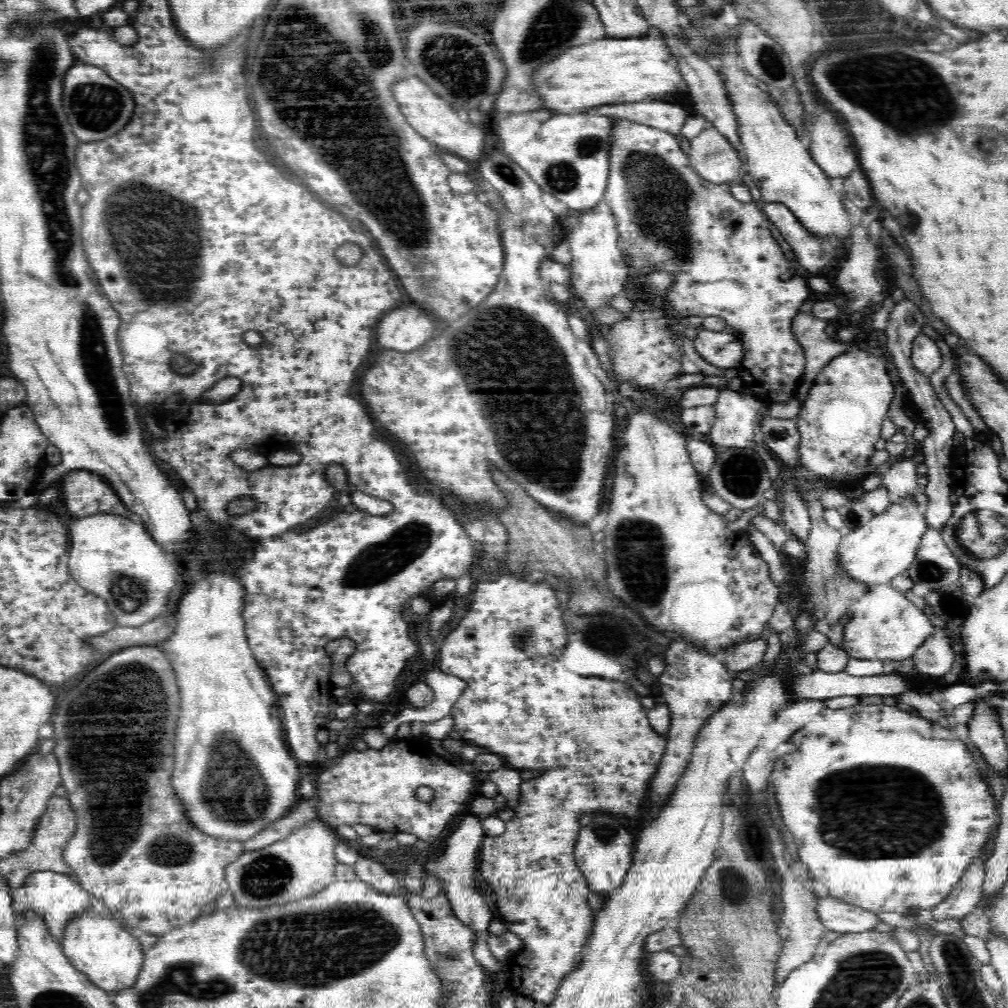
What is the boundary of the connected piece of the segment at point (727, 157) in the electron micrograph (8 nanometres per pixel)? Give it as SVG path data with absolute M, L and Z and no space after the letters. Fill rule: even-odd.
M708 128L689 141L690 164L703 179L714 184L731 184L739 180L744 159L718 130Z

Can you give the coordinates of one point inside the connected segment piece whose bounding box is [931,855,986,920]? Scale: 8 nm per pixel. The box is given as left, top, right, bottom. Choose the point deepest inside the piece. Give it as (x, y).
(963, 899)

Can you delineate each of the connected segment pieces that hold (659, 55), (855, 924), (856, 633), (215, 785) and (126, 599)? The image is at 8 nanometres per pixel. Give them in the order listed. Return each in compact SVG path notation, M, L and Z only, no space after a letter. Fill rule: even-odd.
M651 26L646 36L614 38L606 36L604 40L588 42L584 46L566 50L560 58L550 62L546 68L536 70L533 76L532 86L537 90L540 102L550 111L562 114L572 114L583 111L586 108L600 106L600 104L622 104L622 102L640 102L640 100L663 100L667 95L676 93L682 82L682 74L678 68L676 58L670 52L670 47L660 33L660 29Z
M830 895L818 897L815 909L825 930L840 934L871 931L880 921L874 912L832 898Z
M890 583L868 588L864 595L853 600L849 613L852 619L845 625L841 646L848 656L857 659L889 662L912 658L928 636L938 634L930 618Z
M210 572L206 574L204 580L196 582L186 596L182 596L182 602L177 602L178 610L173 610L176 616L176 626L174 632L164 642L160 642L158 647L164 651L168 657L168 664L176 671L176 679L182 696L182 710L180 710L180 720L178 720L178 730L176 730L176 762L174 763L174 774L172 774L172 786L176 786L175 792L182 798L183 805L187 807L187 818L195 823L196 827L206 835L216 836L216 839L234 839L240 842L246 842L255 838L272 822L278 818L286 816L297 804L299 794L297 791L298 782L300 782L300 770L298 770L298 760L290 754L285 740L285 732L280 720L280 706L276 706L276 694L272 694L272 688L268 684L268 678L264 670L256 664L248 639L245 635L245 622L243 618L244 606L246 606L246 590L240 583L239 576L228 576L228 574L216 574Z
M104 512L70 518L68 530L68 566L72 579L106 601L116 624L142 626L173 610L168 596L176 590L181 572L152 540L142 522Z

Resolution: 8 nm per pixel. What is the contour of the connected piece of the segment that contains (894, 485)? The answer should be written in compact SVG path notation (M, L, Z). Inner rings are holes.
M897 458L887 472L882 474L882 482L890 494L904 498L908 494L916 494L918 474L915 462L905 458Z

